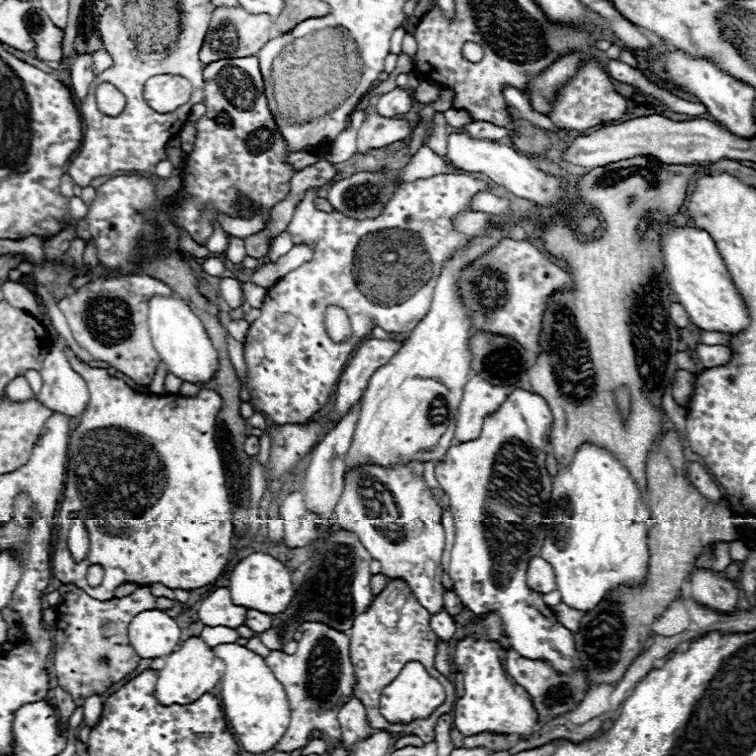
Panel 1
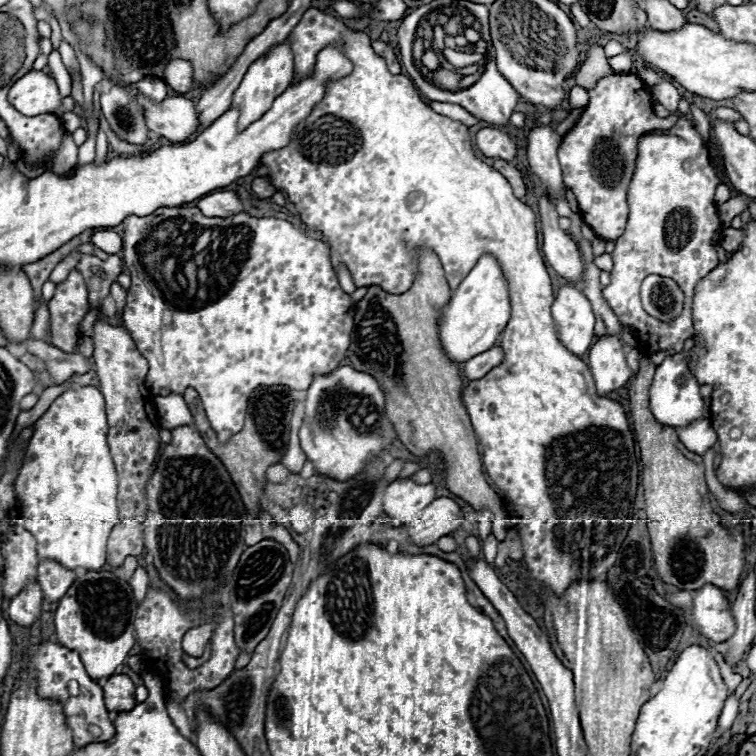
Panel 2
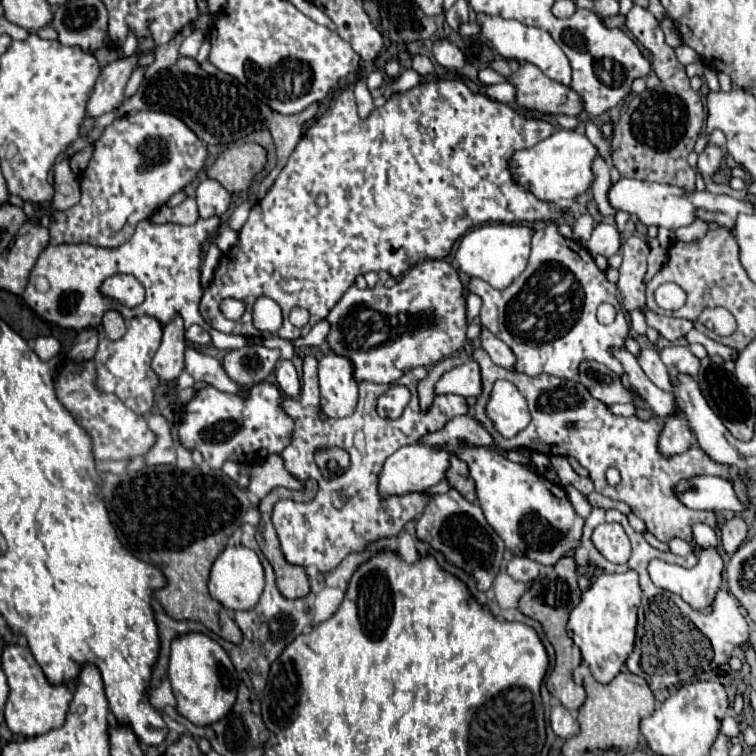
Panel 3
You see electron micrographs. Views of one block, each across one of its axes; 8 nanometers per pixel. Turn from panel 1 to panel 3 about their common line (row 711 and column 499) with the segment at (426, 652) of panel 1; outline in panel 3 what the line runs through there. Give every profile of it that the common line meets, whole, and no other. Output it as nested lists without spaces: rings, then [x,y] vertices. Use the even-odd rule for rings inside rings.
[[[478,348],[472,352],[472,358],[478,362],[480,372],[482,372],[482,394],[476,400],[474,406],[474,418],[492,434],[494,438],[494,448],[500,452],[510,452],[514,448],[526,448],[528,452],[540,452],[546,456],[574,456],[588,472],[594,482],[596,492],[612,498],[612,500],[622,500],[626,502],[632,512],[646,522],[646,530],[652,532],[660,542],[668,542],[670,538],[678,536],[684,540],[692,540],[692,524],[704,522],[708,526],[716,526],[716,514],[708,510],[690,510],[686,508],[672,492],[672,486],[680,478],[690,478],[696,474],[714,474],[730,480],[730,468],[712,462],[696,444],[688,448],[688,452],[674,456],[670,460],[662,458],[658,454],[658,432],[662,430],[662,418],[652,418],[652,420],[640,420],[636,416],[624,418],[624,416],[614,416],[608,412],[606,404],[598,402],[588,394],[588,390],[578,382],[578,380],[566,380],[566,378],[556,378],[548,374],[538,374],[538,376],[526,376],[526,374],[516,374],[512,370],[506,370],[502,366],[496,366],[488,354]],[[502,378],[510,380],[516,384],[520,394],[526,398],[528,408],[530,408],[530,424],[518,432],[514,438],[506,440],[498,432],[494,432],[492,422],[484,416],[484,404],[488,402],[488,394],[492,390],[492,384]],[[614,466],[620,470],[622,480],[618,486],[608,486],[606,484],[606,470]]]

